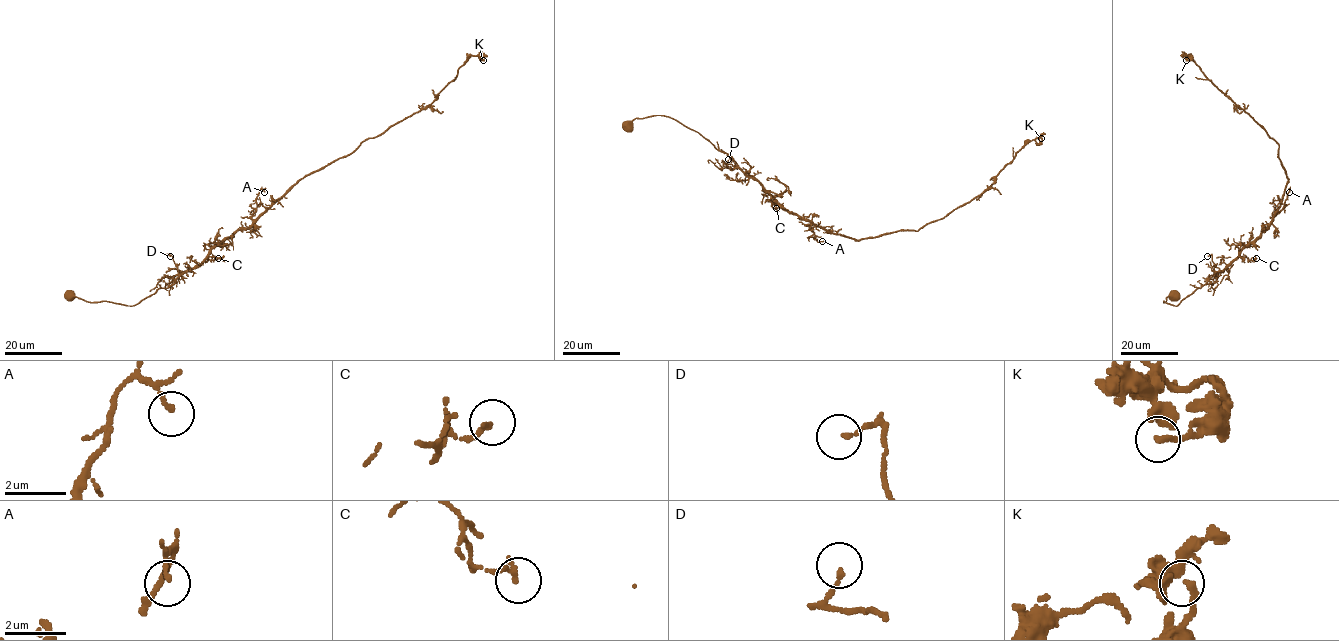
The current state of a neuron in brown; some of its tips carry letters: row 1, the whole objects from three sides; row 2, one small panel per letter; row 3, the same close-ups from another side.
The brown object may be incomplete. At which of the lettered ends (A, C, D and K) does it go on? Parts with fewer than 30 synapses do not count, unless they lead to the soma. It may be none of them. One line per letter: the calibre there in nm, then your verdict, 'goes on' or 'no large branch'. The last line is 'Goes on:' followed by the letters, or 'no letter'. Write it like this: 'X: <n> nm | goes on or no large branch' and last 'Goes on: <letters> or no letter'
A: 100 nm | no large branch
C: 160 nm | no large branch
D: 130 nm | no large branch
K: 170 nm | no large branch
Goes on: no letter

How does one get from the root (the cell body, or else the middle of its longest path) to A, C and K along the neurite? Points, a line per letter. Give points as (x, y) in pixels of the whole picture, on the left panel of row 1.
A: (69, 295), (91, 302), (138, 304), (248, 228), (259, 191), (264, 192)
C: (69, 295), (91, 302), (135, 305), (160, 288), (171, 286), (208, 256), (213, 256), (213, 261), (218, 258)
K: (69, 295), (135, 305), (171, 286), (300, 180), (424, 109), (471, 55), (483, 60)

